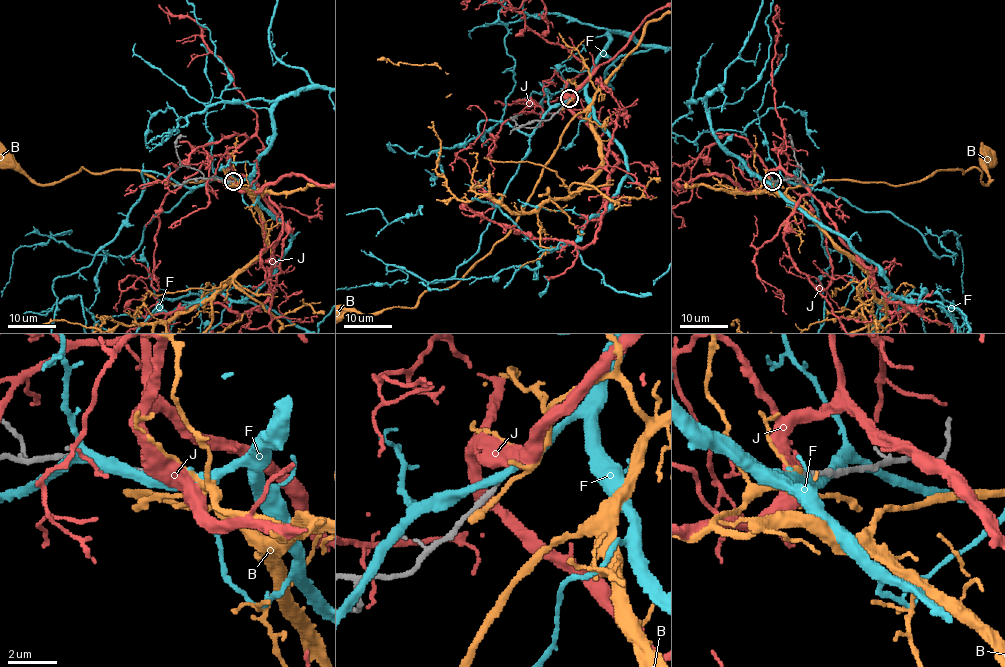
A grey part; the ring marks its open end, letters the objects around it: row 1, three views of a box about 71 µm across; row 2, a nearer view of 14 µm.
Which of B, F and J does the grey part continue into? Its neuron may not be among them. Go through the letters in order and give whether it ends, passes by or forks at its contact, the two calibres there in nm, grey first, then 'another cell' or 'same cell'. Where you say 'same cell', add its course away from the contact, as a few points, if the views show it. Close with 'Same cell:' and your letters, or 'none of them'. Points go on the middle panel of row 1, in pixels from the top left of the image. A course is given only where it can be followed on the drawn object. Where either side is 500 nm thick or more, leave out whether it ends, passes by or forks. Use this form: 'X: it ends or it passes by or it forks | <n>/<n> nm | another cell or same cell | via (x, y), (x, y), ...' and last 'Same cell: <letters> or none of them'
B: it passes by | 220/260 nm | same cell | via (569, 98), (588, 81), (596, 90), (562, 135), (517, 222), (455, 284), (428, 289), (414, 307)
F: it forks | 240/280 nm | another cell
J: 220/550 nm | another cell
Same cell: B

